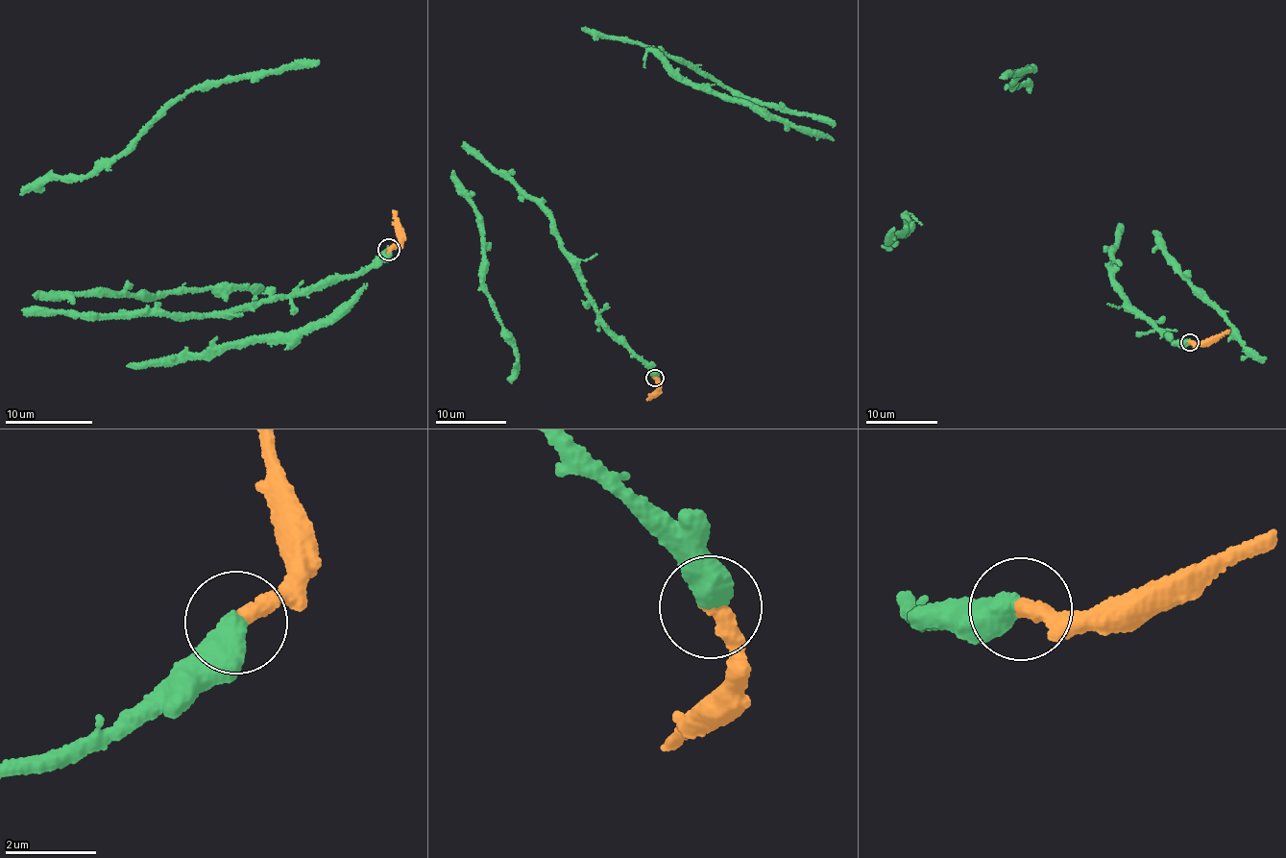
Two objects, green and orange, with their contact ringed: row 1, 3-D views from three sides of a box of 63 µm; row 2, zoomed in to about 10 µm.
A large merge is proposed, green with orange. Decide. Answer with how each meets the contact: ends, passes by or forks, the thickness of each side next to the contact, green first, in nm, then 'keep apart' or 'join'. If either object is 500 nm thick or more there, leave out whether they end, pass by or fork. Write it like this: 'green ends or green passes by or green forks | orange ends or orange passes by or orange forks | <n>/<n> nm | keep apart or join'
550/360 nm | join

